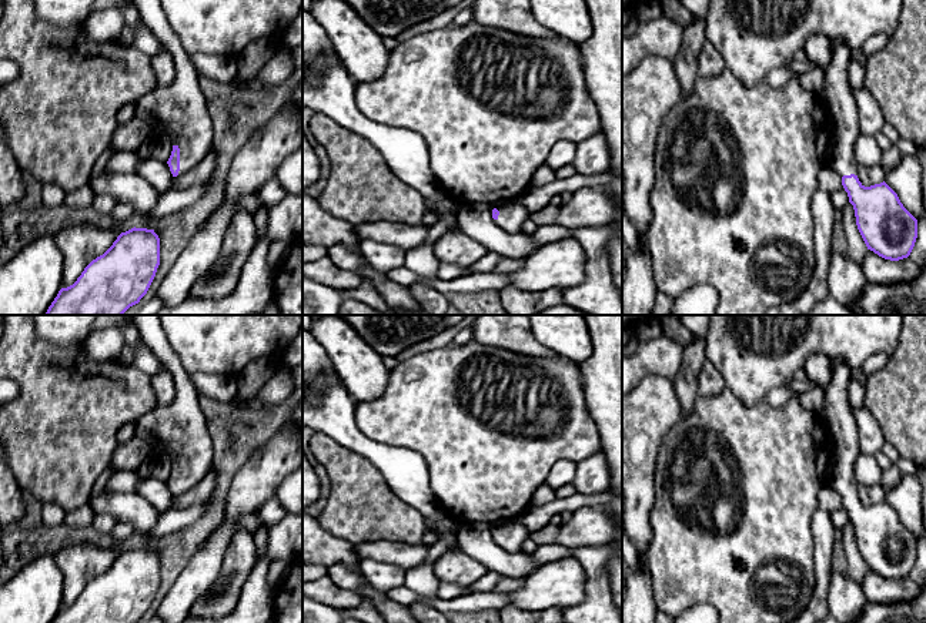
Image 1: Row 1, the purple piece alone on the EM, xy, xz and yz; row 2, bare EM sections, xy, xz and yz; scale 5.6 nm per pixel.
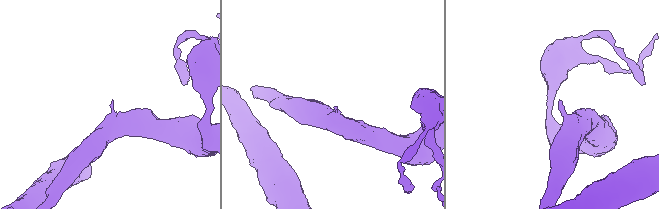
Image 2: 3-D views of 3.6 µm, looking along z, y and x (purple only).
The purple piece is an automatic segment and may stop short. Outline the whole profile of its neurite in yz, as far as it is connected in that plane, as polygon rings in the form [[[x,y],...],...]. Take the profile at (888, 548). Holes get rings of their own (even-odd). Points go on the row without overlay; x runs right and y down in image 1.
[[[839,361],[835,365],[832,383],[825,389],[822,421],[830,441],[829,485],[842,496],[842,505],[853,525],[858,549],[868,566],[890,580],[907,577],[917,557],[917,539],[903,526],[897,513],[883,500],[865,506],[856,495],[855,462],[862,453],[859,428],[849,403],[848,386],[852,369]]]

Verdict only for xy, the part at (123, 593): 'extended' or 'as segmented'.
as segmented

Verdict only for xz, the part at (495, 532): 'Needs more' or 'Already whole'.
Needs more

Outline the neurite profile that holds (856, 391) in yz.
[[[850,378],[848,393],[849,393],[849,403],[852,408],[855,409],[865,408],[865,383],[860,383],[855,378]]]

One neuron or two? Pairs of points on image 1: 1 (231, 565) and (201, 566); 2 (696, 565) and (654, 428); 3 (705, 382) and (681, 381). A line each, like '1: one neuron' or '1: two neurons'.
1: two neurons
2: two neurons
3: two neurons

